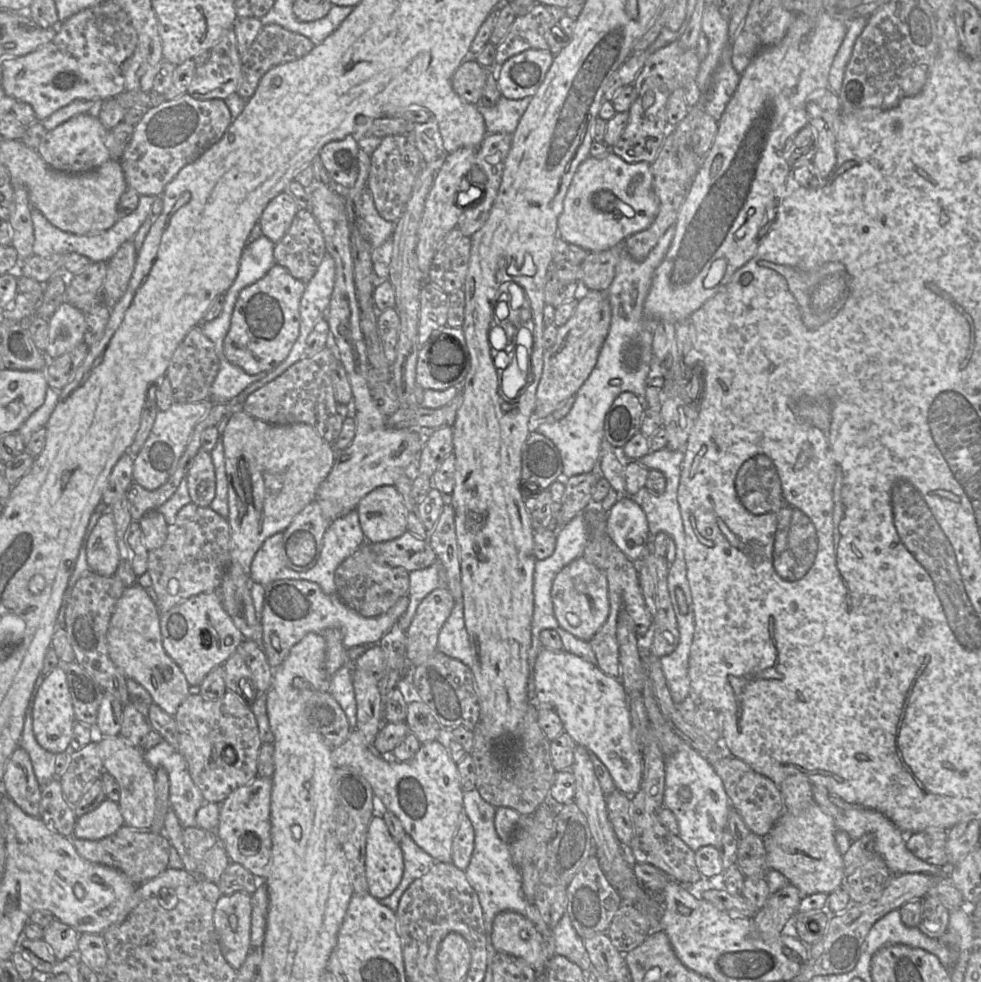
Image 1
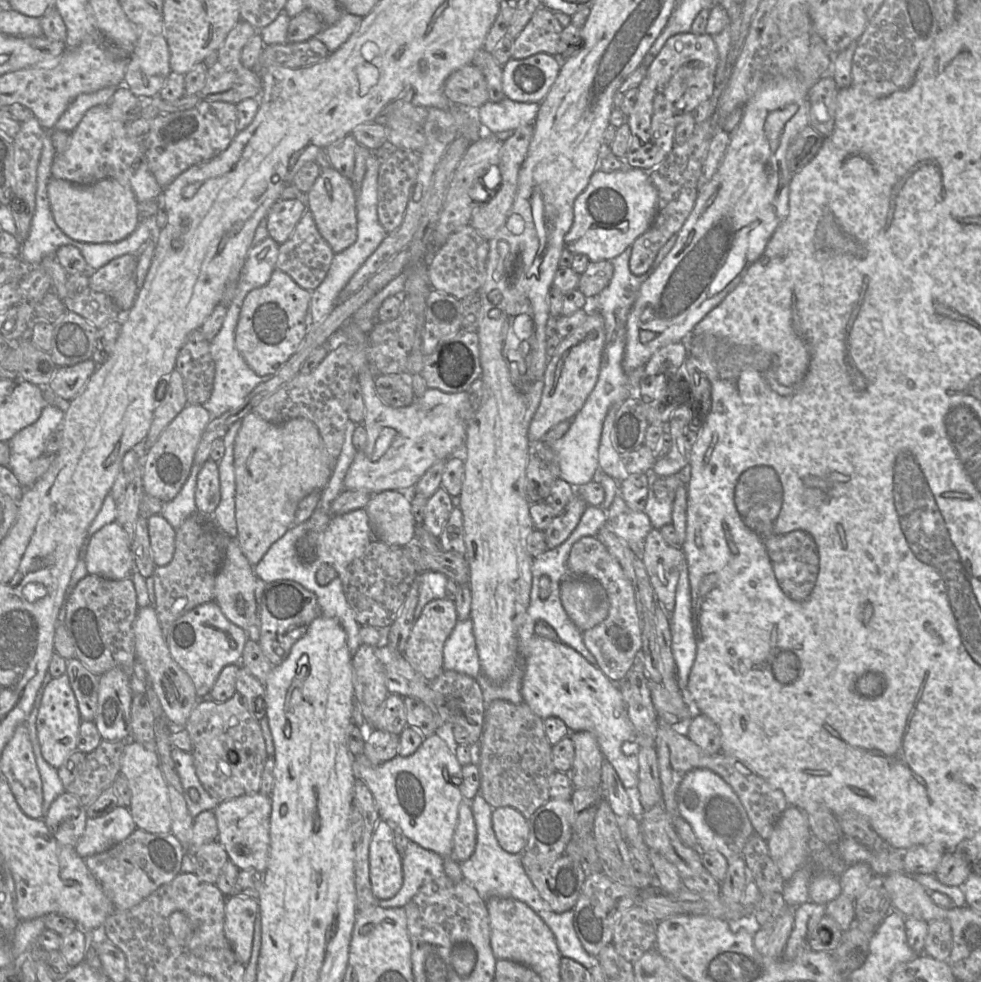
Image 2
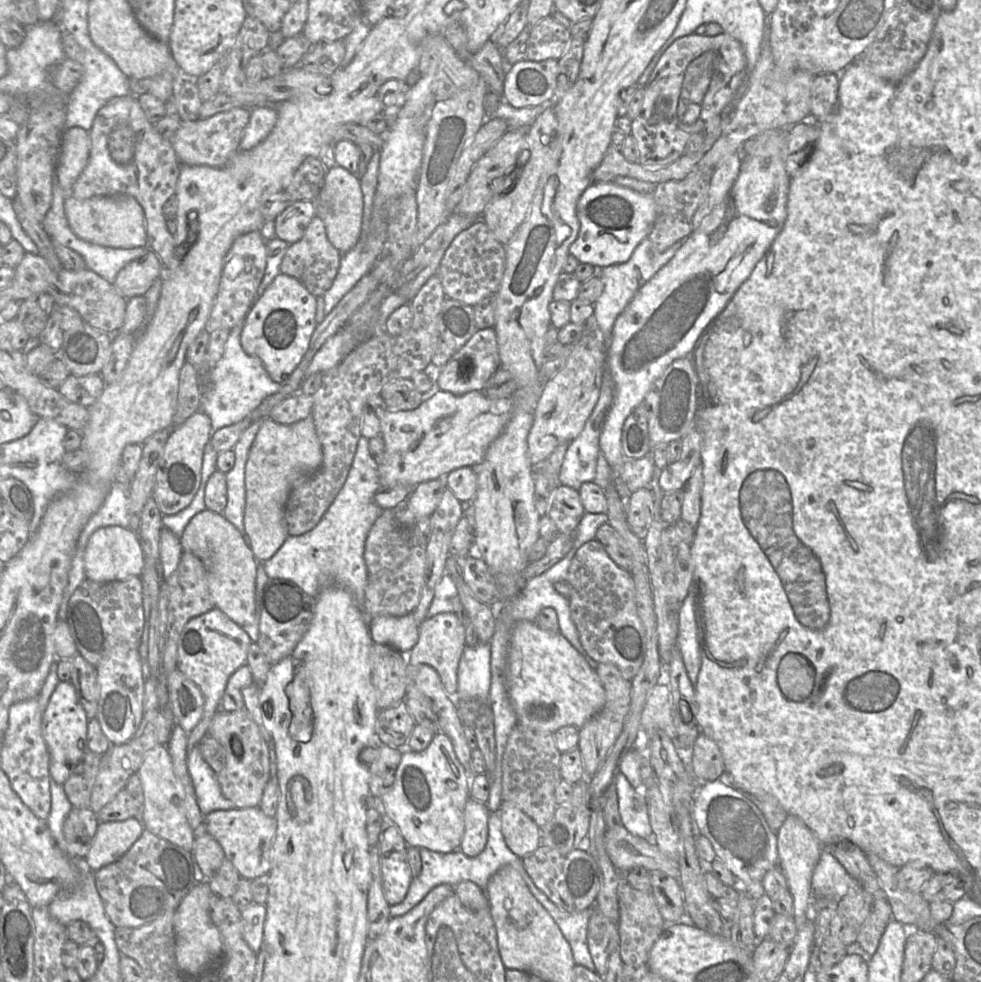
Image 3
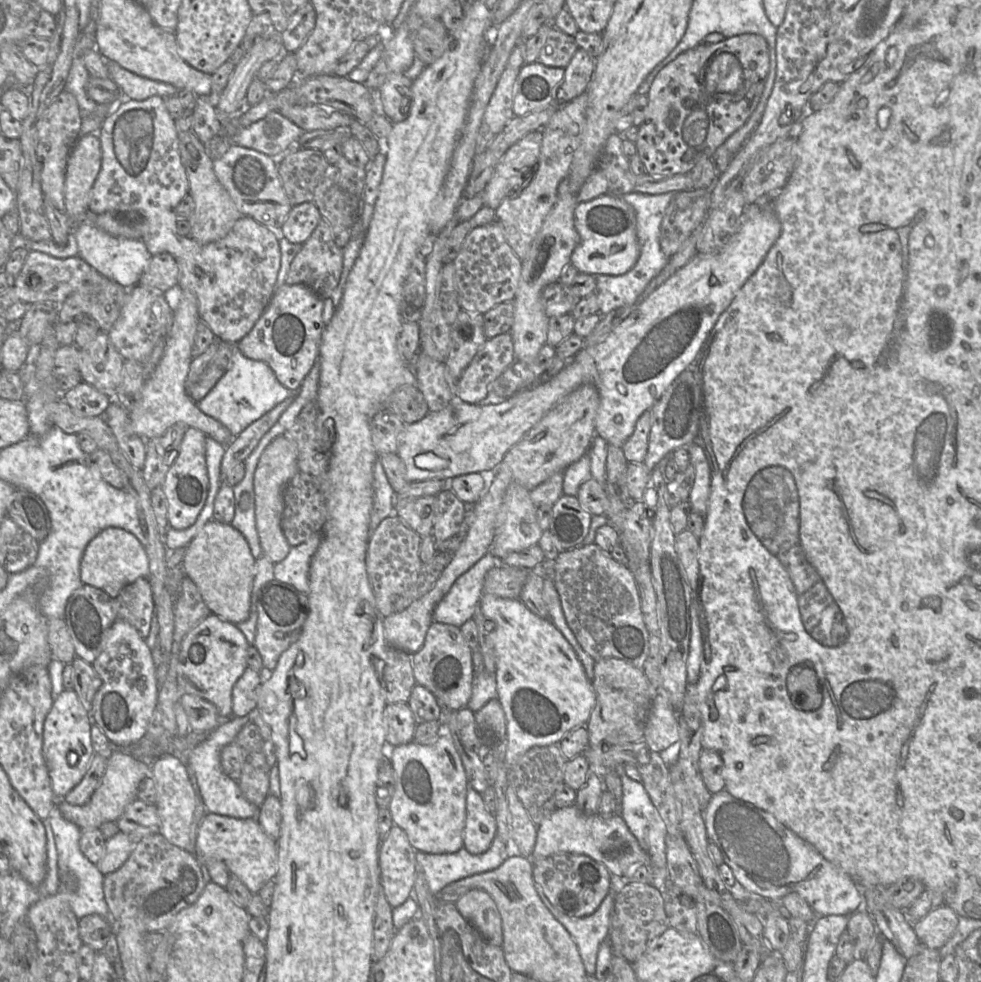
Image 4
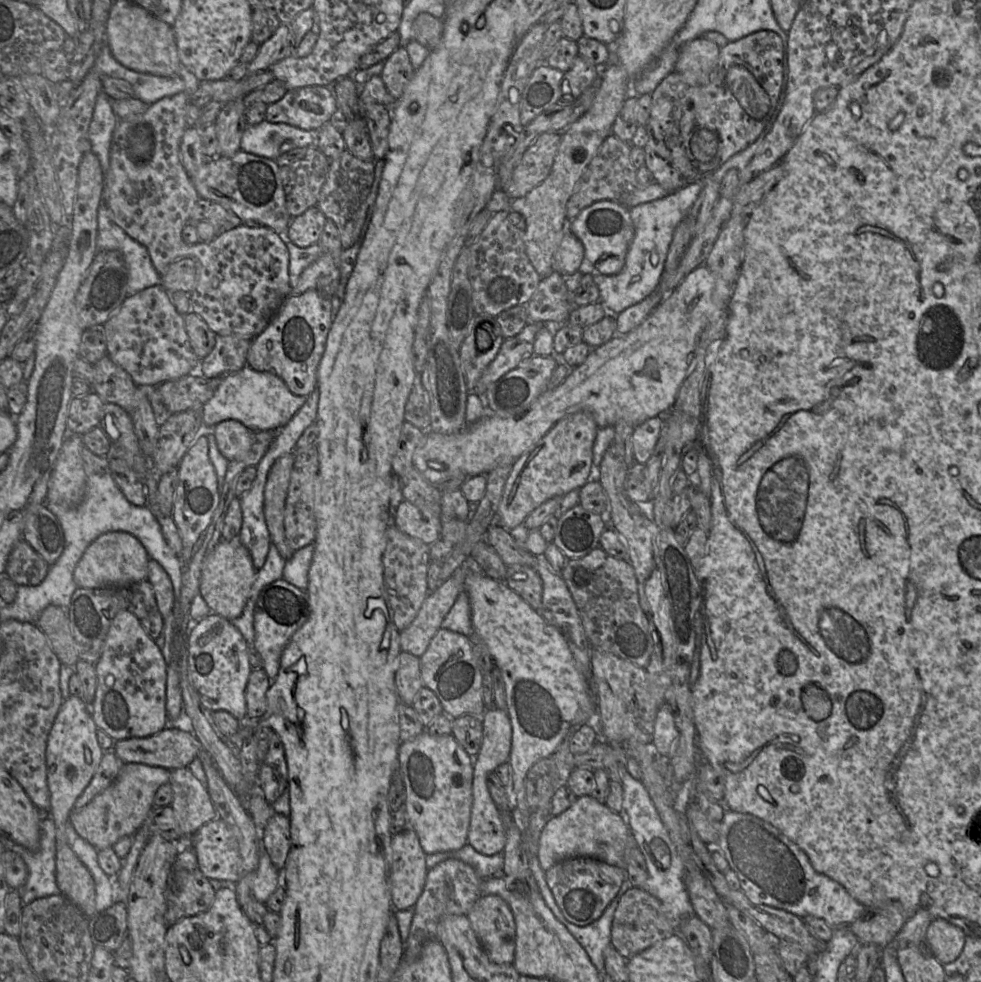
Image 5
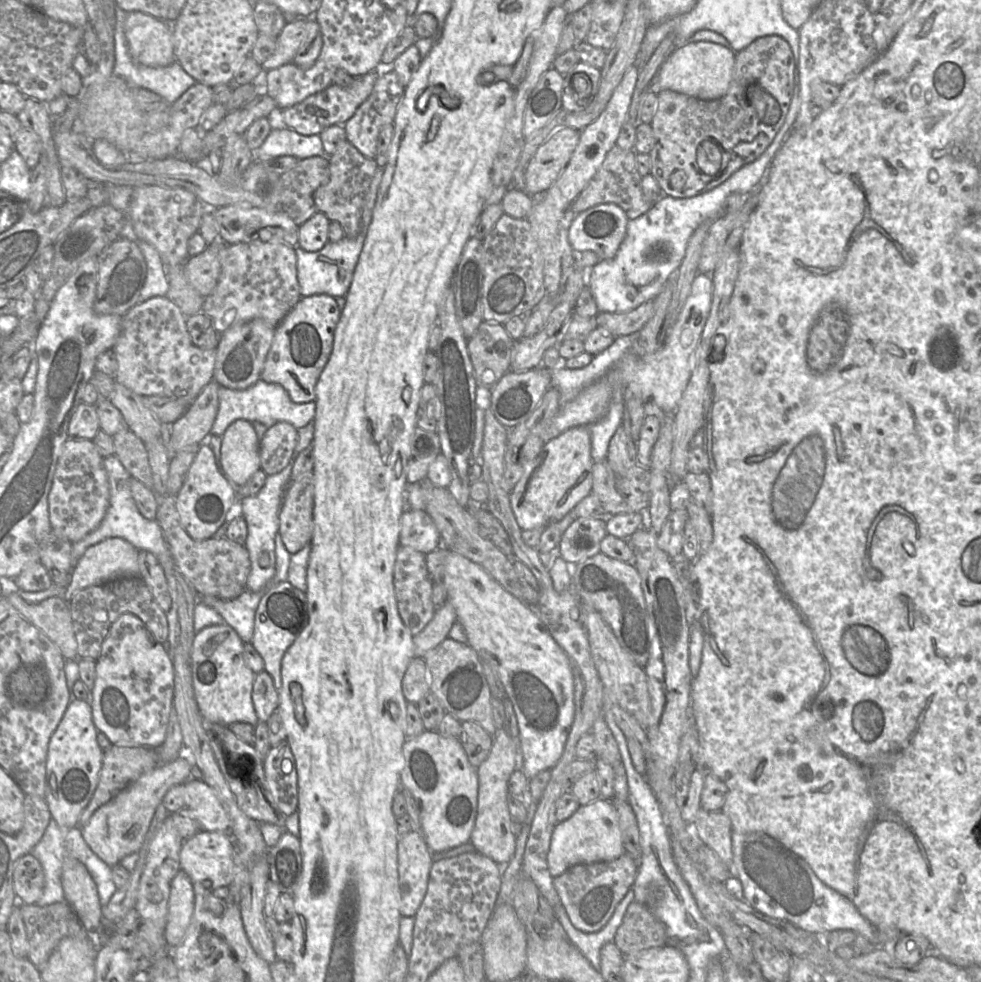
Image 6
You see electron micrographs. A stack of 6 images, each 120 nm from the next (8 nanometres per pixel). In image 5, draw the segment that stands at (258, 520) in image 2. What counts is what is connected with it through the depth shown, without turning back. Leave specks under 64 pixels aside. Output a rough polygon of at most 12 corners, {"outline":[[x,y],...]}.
{"outline":[[293,453],[277,458],[264,487],[271,542],[286,561],[294,552],[284,532]]}

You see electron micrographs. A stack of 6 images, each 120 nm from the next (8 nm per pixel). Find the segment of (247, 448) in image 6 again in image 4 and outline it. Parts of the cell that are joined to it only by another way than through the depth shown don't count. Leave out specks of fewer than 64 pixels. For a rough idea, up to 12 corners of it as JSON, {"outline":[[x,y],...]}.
{"outline":[[182,292],[164,351],[129,413],[144,440],[172,425],[222,445],[233,434],[201,412],[185,389],[201,321]]}

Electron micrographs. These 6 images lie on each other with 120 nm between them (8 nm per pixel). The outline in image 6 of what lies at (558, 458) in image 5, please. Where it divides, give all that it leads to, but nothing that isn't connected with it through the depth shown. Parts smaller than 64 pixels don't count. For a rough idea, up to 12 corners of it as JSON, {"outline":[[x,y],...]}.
{"outline":[[591,437],[546,442],[510,492],[522,530],[560,521],[592,493]]}

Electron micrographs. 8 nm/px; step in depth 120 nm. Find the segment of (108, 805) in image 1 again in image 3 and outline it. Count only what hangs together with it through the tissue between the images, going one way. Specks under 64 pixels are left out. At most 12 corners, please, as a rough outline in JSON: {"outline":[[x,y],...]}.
{"outline":[[135,817],[99,823],[85,862],[115,862],[143,830]]}

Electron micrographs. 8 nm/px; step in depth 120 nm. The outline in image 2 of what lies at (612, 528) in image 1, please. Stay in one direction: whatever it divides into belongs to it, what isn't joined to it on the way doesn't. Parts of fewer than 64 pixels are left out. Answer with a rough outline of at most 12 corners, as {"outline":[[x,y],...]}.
{"outline":[[621,495],[607,509],[605,526],[638,555],[653,528]]}

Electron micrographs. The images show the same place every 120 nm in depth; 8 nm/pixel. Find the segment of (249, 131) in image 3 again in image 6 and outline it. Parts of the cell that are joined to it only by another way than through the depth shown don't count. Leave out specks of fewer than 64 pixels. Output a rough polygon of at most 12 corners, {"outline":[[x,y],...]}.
{"outline":[[272,128],[253,160],[327,156],[319,135]]}

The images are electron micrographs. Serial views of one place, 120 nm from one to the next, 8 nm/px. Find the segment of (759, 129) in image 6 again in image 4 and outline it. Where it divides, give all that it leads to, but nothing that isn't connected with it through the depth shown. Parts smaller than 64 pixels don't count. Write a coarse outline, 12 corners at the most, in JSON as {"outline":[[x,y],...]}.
{"outline":[[753,33],[662,68],[634,142],[647,173],[688,173],[754,112]]}

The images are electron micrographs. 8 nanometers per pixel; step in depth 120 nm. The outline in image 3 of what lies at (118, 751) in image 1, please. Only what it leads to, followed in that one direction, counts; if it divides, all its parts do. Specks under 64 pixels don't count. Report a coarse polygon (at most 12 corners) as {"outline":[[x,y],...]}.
{"outline":[[167,746],[149,750],[137,774],[144,828],[192,854],[197,832],[183,805]]}

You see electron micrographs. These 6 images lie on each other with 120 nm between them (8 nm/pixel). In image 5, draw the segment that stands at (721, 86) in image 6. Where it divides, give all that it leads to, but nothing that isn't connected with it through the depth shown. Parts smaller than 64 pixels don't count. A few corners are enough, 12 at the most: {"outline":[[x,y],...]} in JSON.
{"outline":[[704,37],[681,47],[674,71],[706,85],[720,47]]}

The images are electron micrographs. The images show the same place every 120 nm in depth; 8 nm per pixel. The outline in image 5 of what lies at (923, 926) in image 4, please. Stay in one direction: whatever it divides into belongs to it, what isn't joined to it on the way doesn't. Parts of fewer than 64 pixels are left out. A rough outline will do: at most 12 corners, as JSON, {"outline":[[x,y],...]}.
{"outline":[[933,918],[925,946],[942,964],[955,961],[964,931]]}

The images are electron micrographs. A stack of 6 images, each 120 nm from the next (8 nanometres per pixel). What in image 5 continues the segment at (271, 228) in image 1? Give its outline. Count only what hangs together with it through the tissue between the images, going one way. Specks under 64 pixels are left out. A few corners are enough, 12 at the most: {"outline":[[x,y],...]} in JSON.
{"outline":[[318,205],[292,217],[286,237],[298,247],[319,241],[327,218]]}

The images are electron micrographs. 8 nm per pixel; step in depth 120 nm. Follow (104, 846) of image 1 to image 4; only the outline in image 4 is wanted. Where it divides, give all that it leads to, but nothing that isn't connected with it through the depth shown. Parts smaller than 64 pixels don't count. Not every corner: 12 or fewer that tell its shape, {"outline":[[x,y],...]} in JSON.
{"outline":[[156,833],[104,875],[117,922],[168,929],[205,885],[196,857]]}

